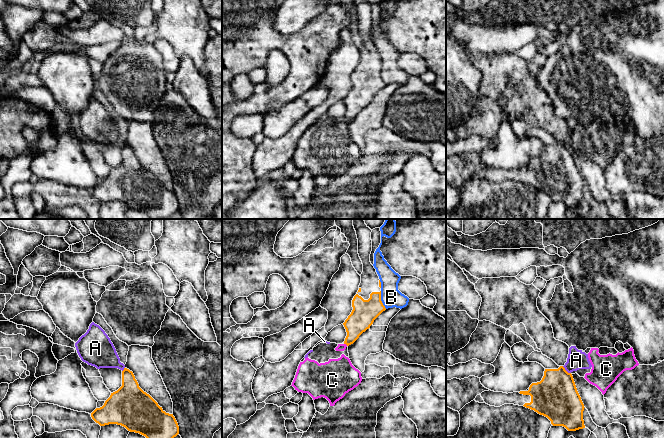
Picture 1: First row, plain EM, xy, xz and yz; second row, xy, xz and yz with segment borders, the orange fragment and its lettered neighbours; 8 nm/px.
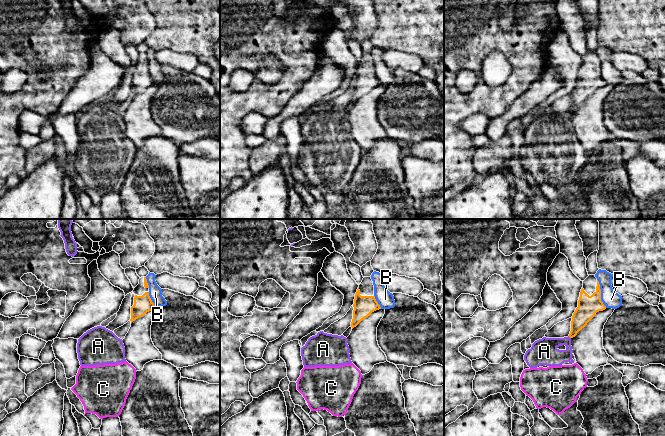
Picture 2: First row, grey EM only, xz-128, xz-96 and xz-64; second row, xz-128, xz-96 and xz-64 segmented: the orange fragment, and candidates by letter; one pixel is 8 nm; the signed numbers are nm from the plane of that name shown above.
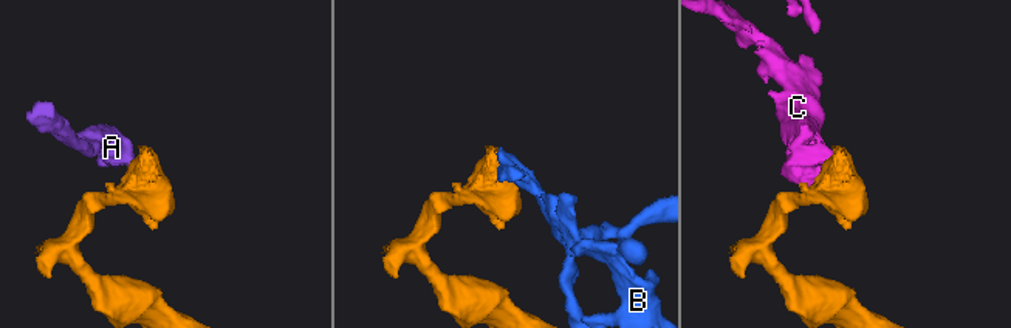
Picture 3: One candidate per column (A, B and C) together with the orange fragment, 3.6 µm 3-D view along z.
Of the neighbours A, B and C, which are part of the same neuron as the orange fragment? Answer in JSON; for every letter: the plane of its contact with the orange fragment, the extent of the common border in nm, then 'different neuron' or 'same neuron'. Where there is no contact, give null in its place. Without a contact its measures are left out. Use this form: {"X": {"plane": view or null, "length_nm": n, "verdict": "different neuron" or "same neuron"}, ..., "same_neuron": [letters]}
{"A": {"plane": "yz", "length_nm": 90, "verdict": "different neuron"}, "B": {"plane": "xz", "length_nm": 150, "verdict": "different neuron"}, "C": {"plane": "xz", "length_nm": 40, "verdict": "different neuron"}, "same_neuron": []}

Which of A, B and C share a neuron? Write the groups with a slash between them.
A C / B

